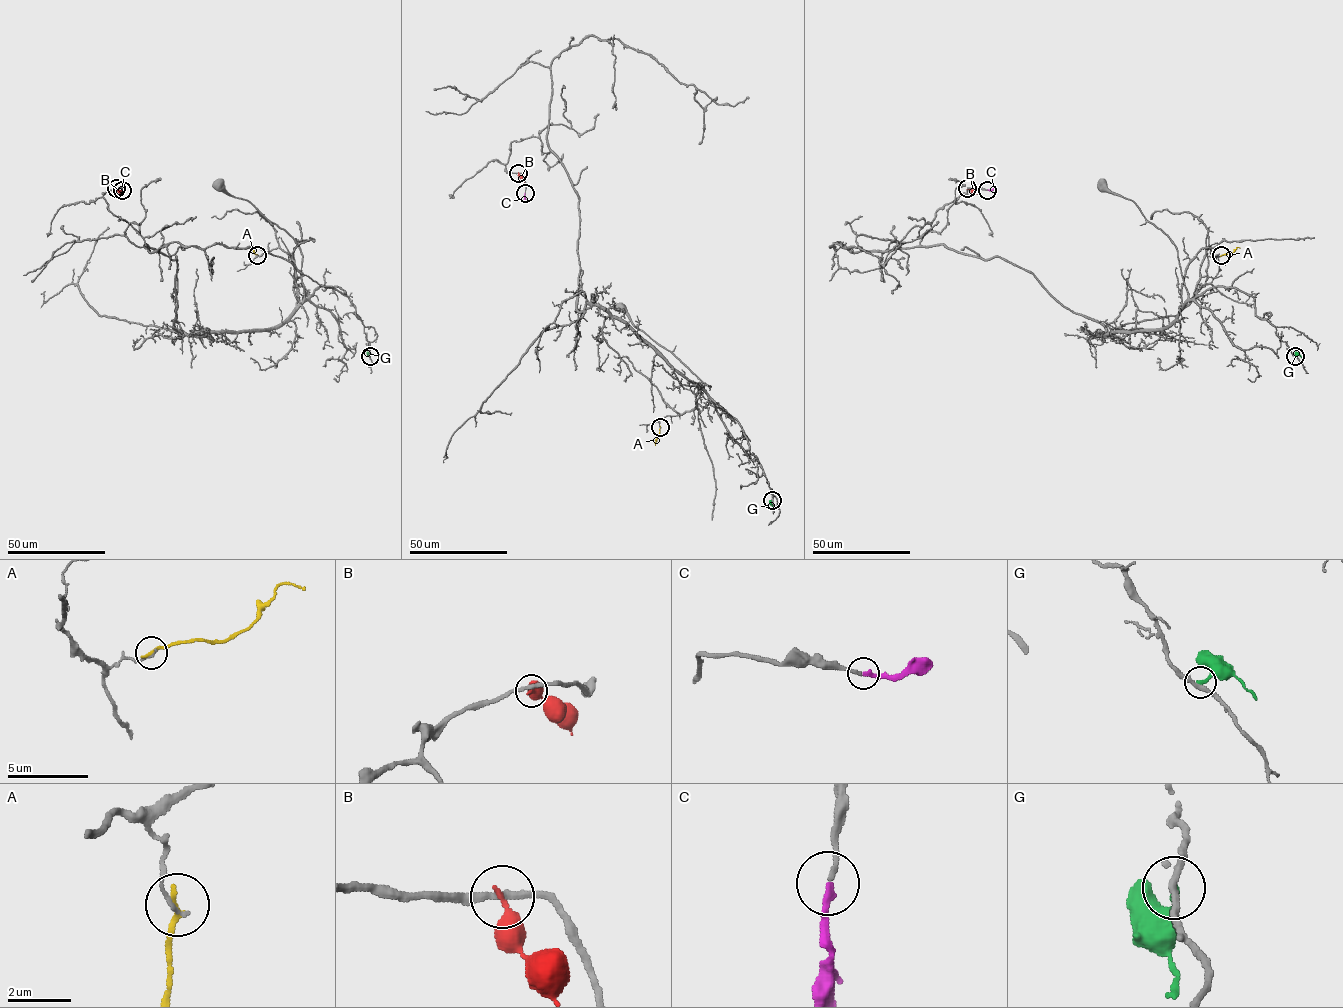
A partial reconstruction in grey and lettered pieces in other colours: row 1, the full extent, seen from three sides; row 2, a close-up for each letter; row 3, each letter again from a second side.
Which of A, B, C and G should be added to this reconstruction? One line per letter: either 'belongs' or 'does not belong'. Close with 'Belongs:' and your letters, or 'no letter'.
A: does not belong
B: does not belong
C: belongs
G: does not belong
Belongs: C

